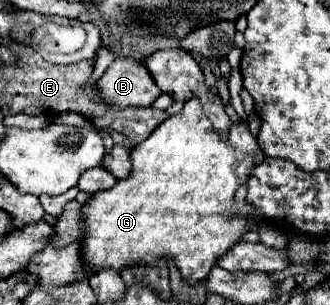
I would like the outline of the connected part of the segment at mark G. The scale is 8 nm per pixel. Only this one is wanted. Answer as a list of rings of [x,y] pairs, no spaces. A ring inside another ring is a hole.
[[[197,99],[184,103],[181,113],[163,121],[151,137],[131,149],[131,173],[129,177],[117,181],[111,189],[91,195],[83,205],[83,229],[85,235],[79,241],[83,245],[83,265],[89,273],[99,273],[103,269],[115,269],[121,273],[125,267],[135,265],[155,265],[161,259],[171,259],[181,271],[181,279],[187,283],[203,281],[215,261],[233,247],[239,237],[249,231],[257,221],[231,217],[235,213],[233,195],[239,185],[251,175],[255,167],[253,157],[235,149],[229,141],[221,141]]]

